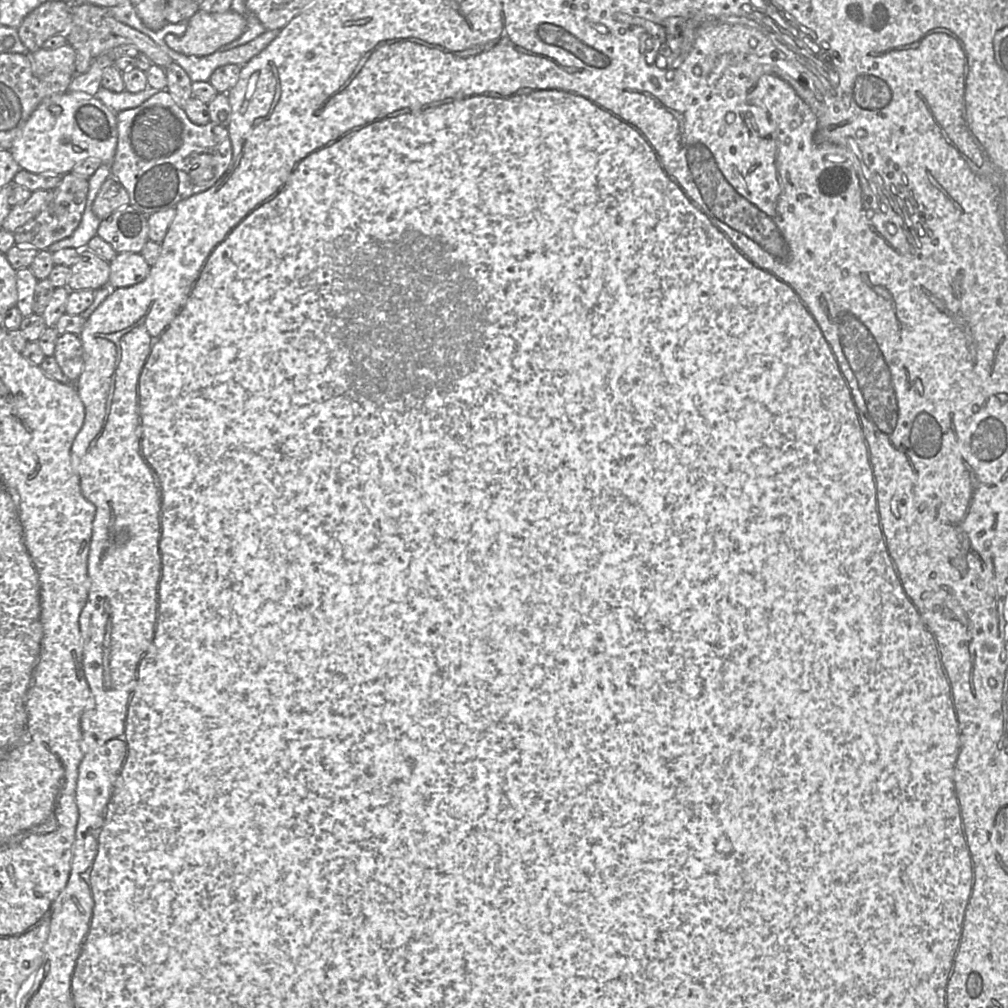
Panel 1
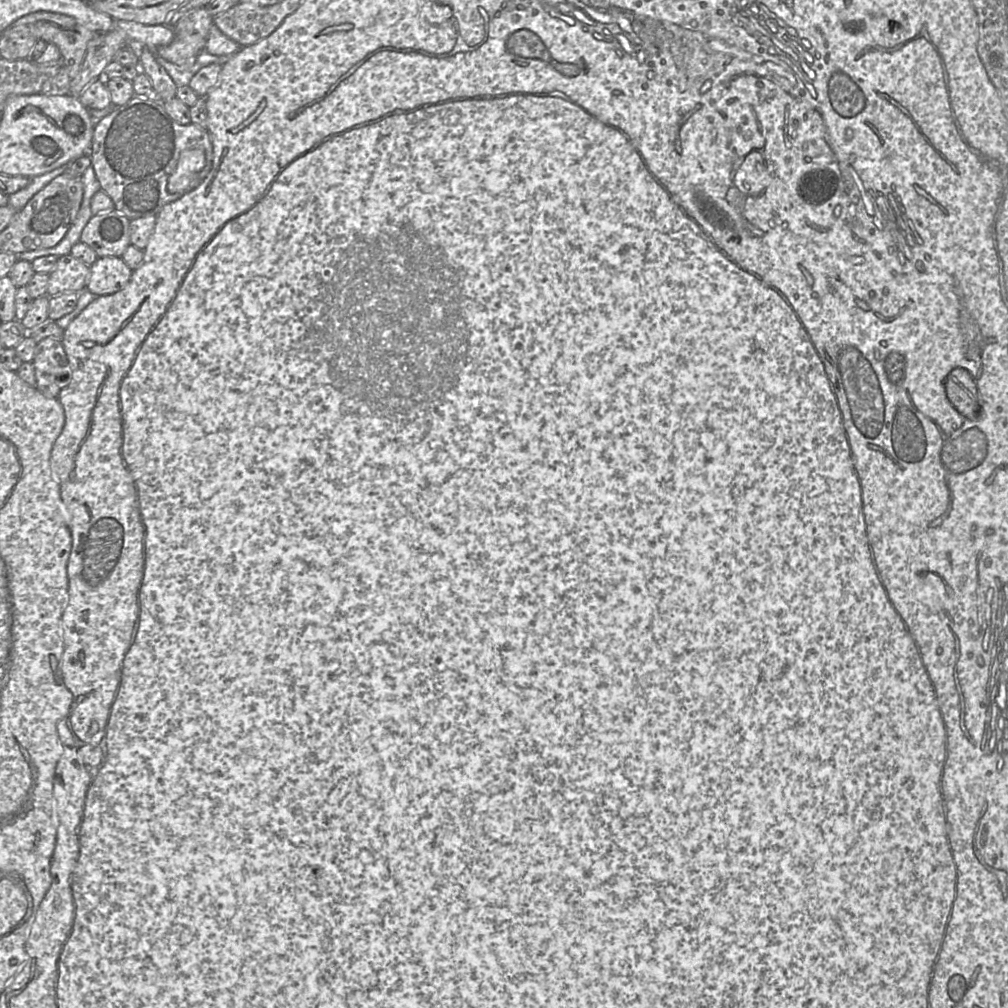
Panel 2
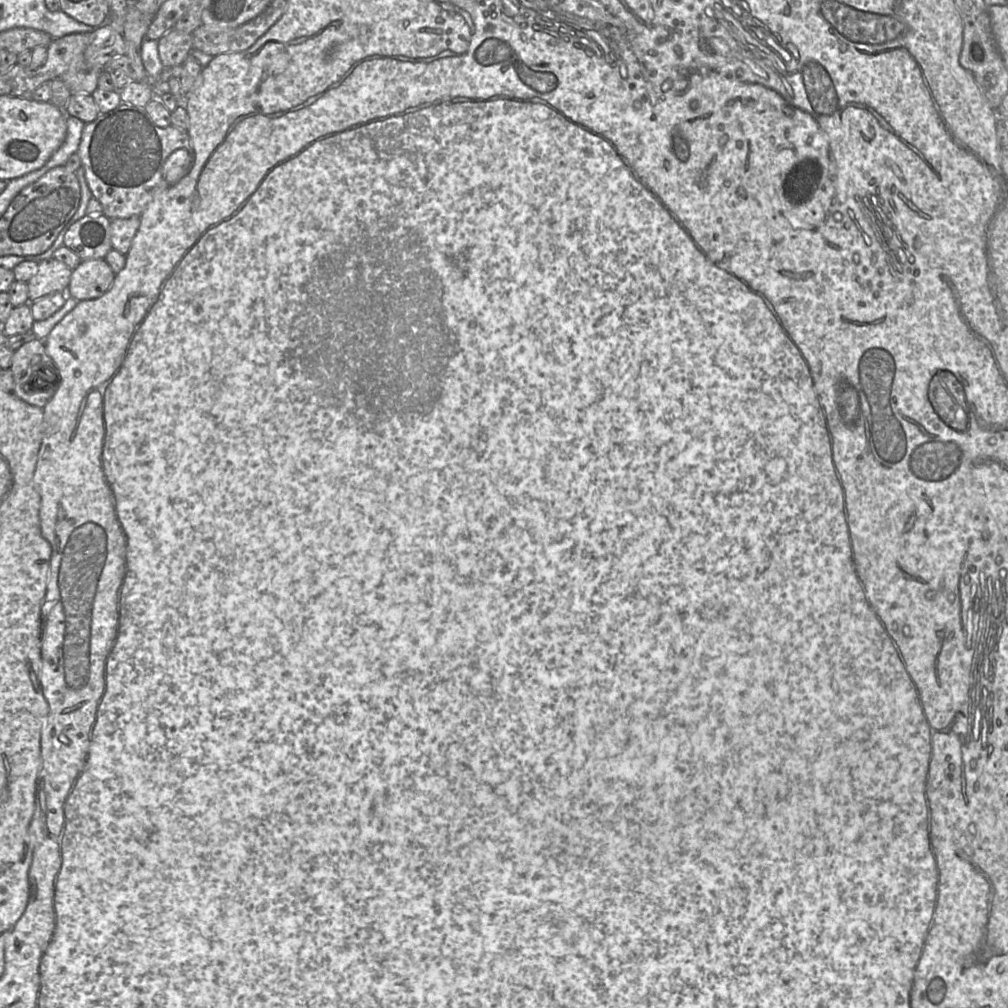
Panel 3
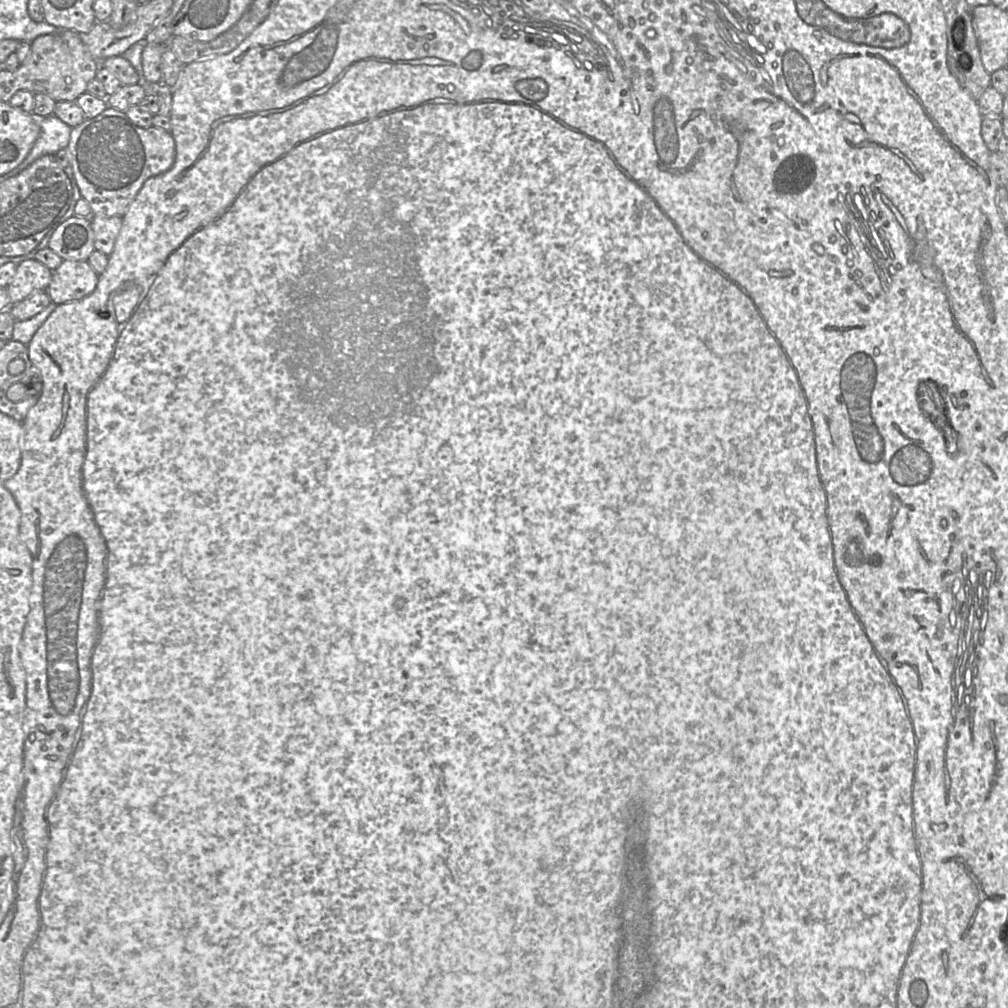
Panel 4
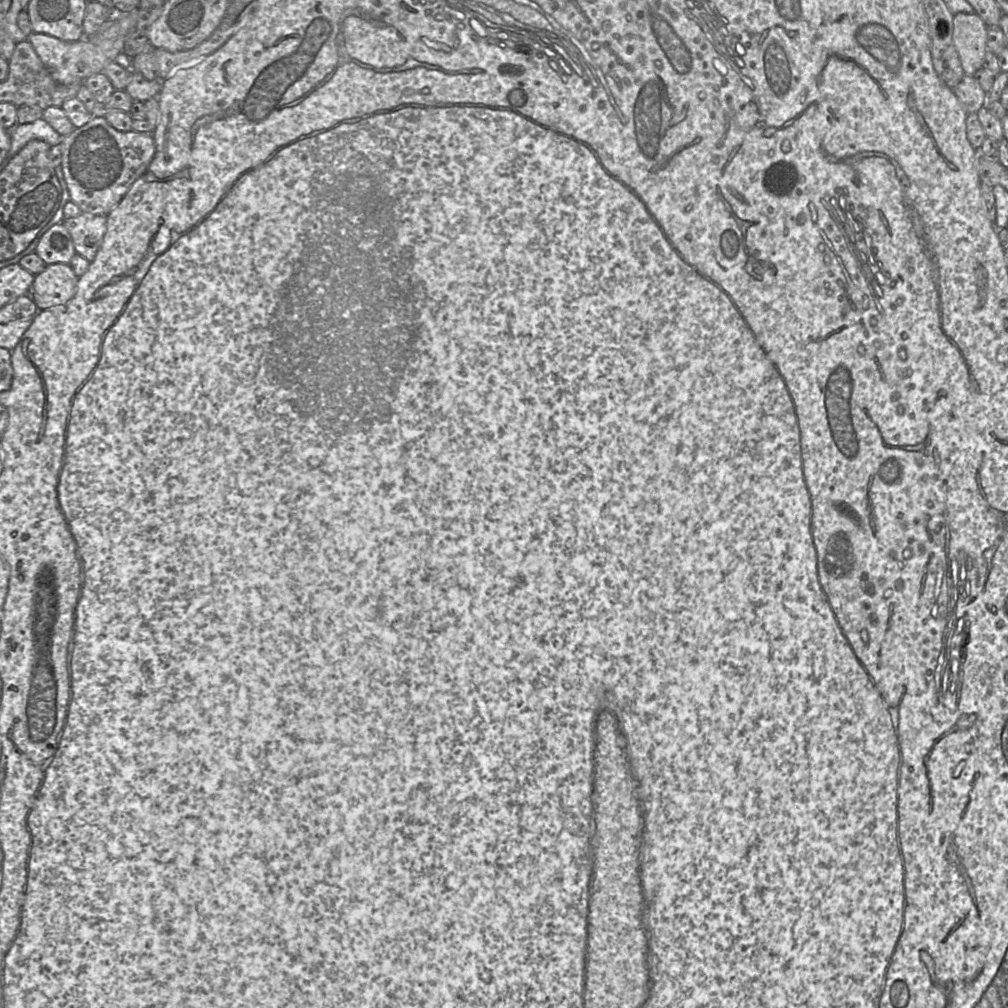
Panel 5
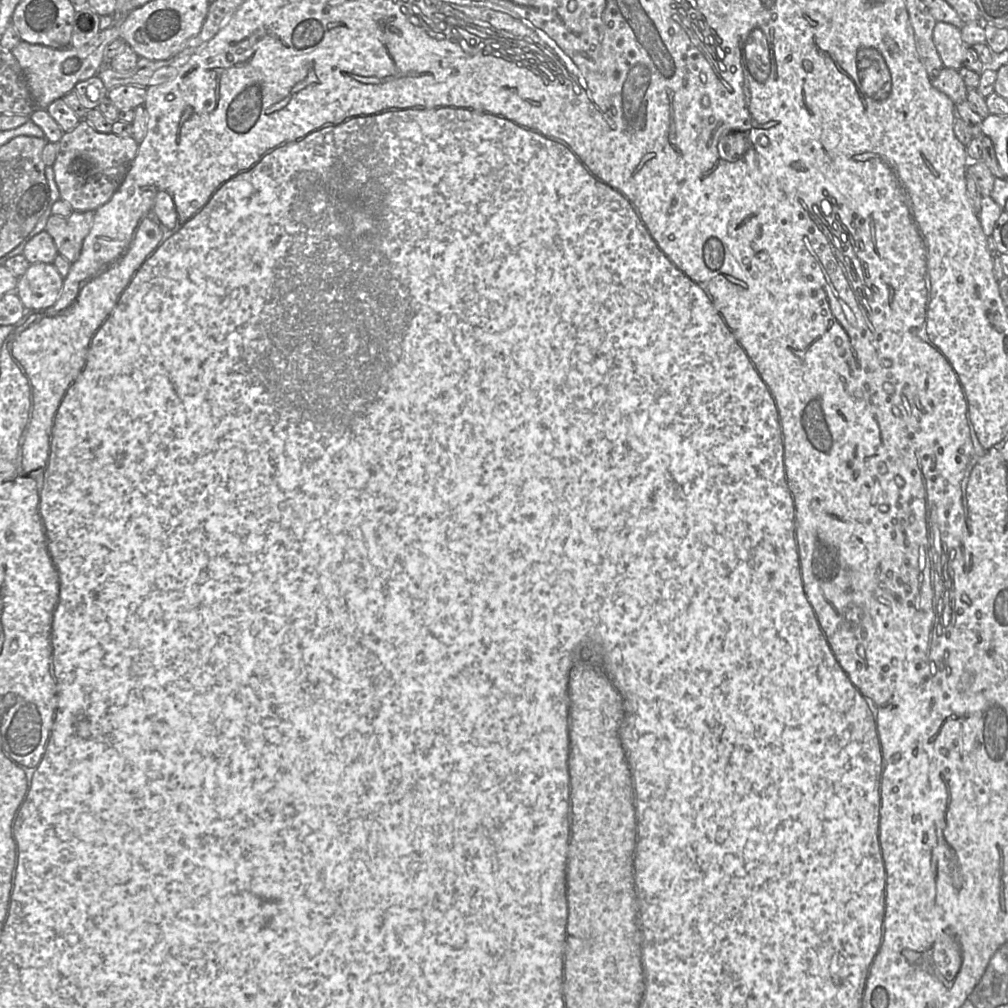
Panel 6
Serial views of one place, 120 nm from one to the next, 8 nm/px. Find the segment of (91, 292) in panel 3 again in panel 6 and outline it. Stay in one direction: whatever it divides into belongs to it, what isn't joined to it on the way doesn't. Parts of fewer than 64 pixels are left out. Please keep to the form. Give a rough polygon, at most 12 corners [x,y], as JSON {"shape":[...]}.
{"shape":[[35,263],[15,293],[27,311],[57,302],[63,282],[52,263]]}

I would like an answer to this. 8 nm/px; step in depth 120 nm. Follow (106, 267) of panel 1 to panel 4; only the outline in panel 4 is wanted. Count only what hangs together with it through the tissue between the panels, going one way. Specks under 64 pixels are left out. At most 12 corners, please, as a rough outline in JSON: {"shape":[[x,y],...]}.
{"shape":[[35,259],[19,263],[6,286],[11,305],[45,291],[52,270]]}

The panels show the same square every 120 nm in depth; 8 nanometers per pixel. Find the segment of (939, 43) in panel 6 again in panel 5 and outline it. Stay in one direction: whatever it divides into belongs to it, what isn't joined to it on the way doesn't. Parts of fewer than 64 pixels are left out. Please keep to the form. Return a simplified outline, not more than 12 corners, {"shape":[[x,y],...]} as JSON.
{"shape":[[954,16],[952,40],[965,75],[983,67],[988,28]]}

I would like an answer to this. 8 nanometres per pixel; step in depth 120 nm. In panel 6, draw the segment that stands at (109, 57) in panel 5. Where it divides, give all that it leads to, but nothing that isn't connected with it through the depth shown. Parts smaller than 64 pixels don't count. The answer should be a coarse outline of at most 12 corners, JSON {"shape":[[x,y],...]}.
{"shape":[[112,26],[80,48],[20,42],[12,53],[36,108],[105,66]]}

